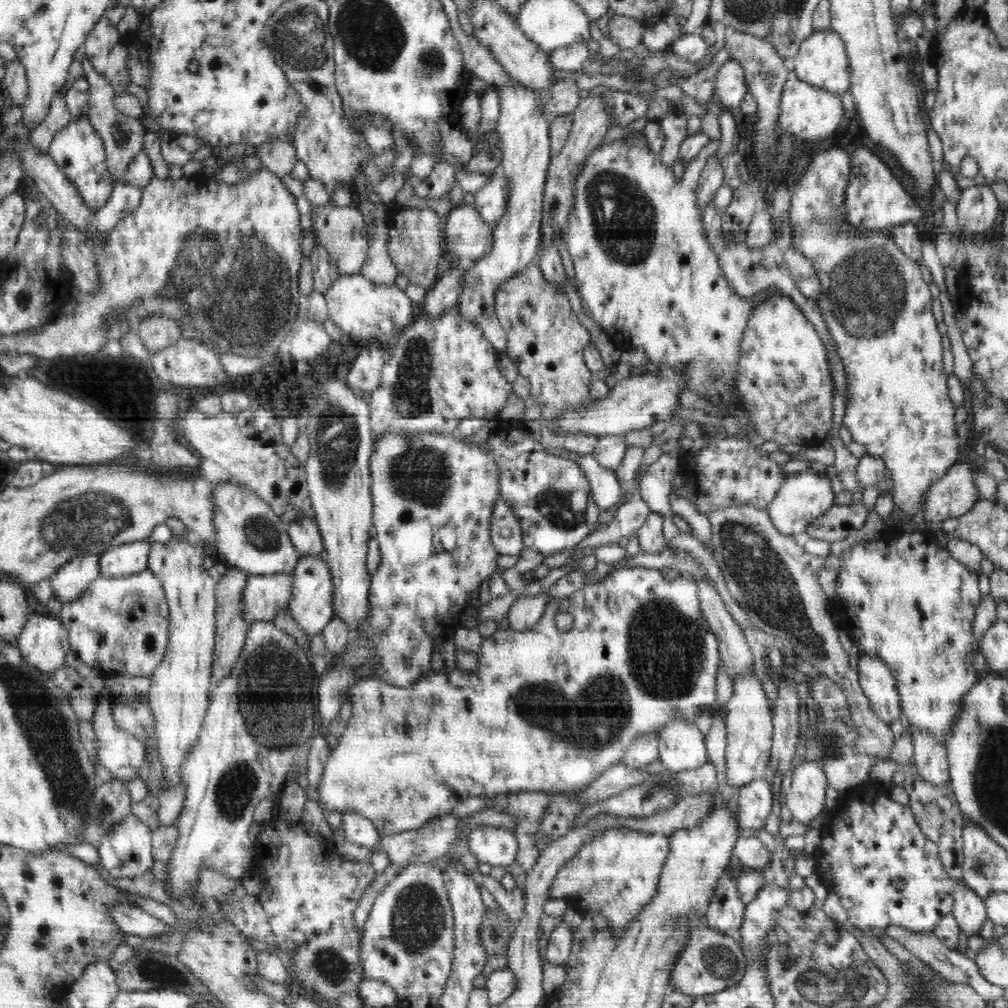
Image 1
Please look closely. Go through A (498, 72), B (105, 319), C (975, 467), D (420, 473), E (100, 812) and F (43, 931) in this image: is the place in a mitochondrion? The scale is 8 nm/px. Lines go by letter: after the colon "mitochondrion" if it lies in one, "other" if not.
A: other
B: mitochondrion
C: other
D: mitochondrion
E: mitochondrion
F: other

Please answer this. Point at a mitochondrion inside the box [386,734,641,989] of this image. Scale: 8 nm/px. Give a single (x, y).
(417, 916)

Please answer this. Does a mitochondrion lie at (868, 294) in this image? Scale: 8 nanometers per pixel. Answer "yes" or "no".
yes

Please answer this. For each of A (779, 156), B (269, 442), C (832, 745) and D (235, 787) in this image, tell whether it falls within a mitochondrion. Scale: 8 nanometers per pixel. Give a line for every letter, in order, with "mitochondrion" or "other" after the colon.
A: mitochondrion
B: other
C: mitochondrion
D: mitochondrion

